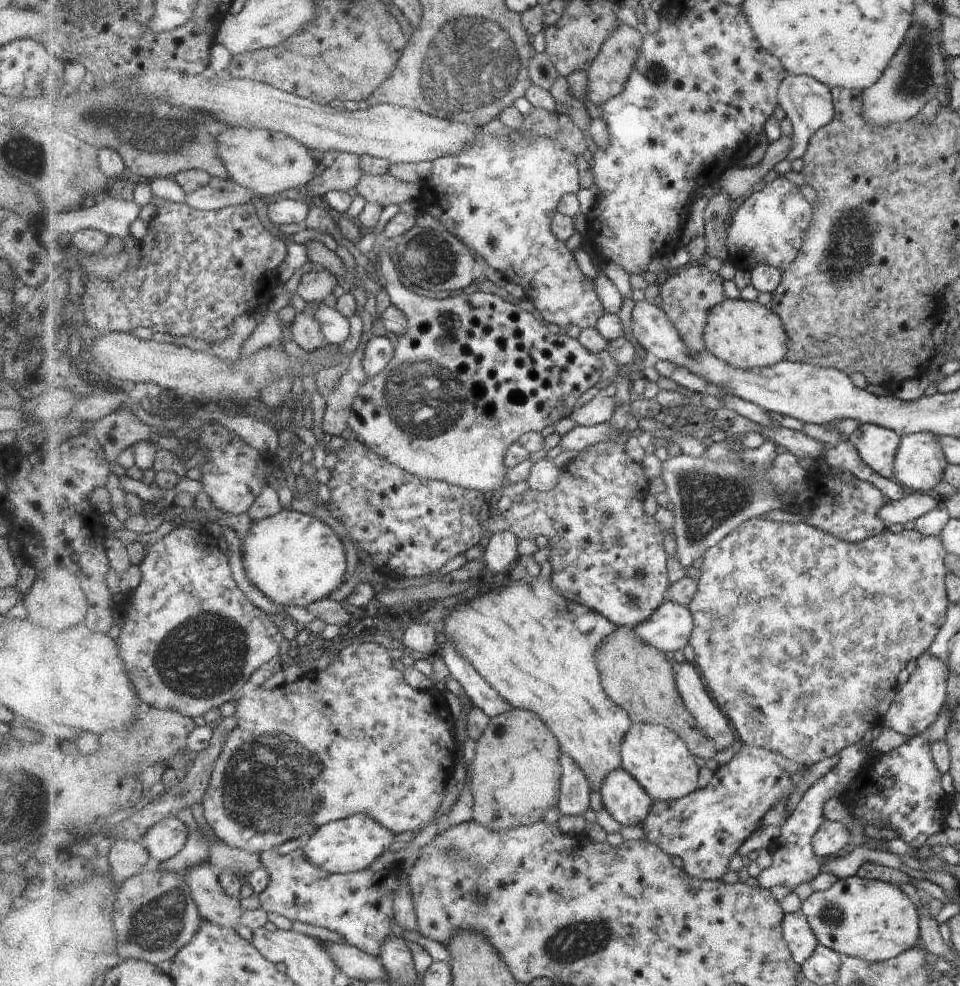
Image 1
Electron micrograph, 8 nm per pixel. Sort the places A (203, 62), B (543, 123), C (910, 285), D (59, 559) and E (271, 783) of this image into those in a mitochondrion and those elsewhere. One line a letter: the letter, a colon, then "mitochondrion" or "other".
A: other
B: mitochondrion
C: other
D: other
E: mitochondrion

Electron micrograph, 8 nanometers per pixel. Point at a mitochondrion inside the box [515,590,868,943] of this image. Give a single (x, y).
(833, 916)

